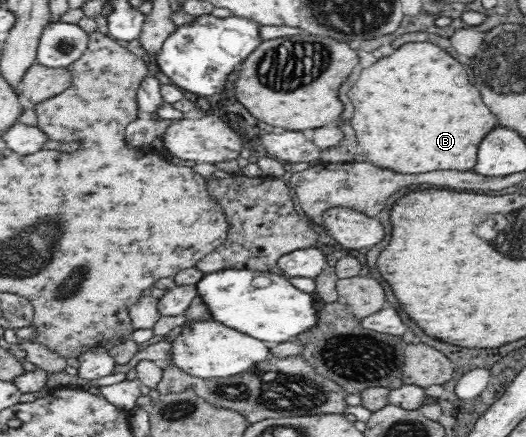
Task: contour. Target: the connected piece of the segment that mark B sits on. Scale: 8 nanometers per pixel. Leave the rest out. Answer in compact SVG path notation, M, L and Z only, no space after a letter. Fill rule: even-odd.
M406 43L396 49L394 55L376 61L372 69L360 73L354 87L348 91L348 97L356 109L352 127L360 151L370 163L398 173L426 173L438 169L468 171L476 165L480 141L498 126L498 120L482 103L478 89L470 85L462 65L432 43Z

